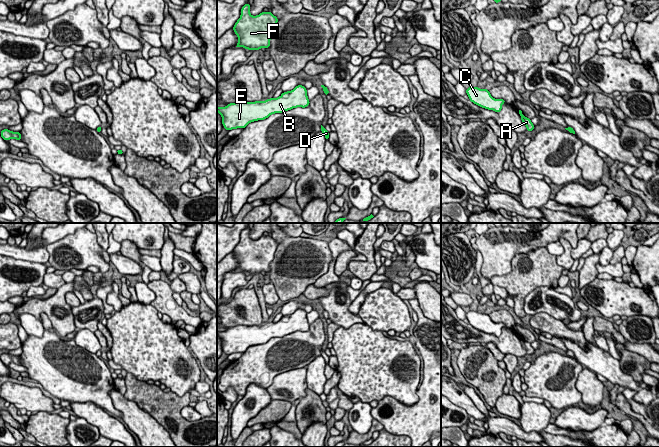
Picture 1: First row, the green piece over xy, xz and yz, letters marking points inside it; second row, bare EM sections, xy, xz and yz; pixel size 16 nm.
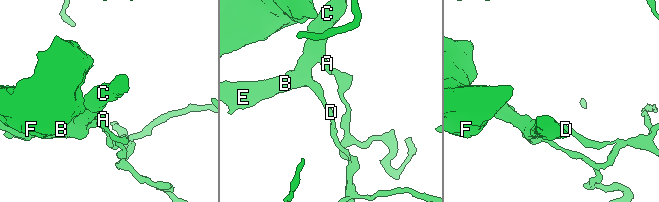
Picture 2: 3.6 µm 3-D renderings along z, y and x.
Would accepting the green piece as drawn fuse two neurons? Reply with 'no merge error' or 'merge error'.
merge error

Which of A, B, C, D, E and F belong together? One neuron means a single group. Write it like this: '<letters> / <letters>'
A D / B C E F

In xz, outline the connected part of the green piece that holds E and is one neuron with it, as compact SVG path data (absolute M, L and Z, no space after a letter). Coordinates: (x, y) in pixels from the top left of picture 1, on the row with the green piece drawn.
M297 85L293 90L283 92L278 98L229 103L226 107L217 107L217 111L222 117L223 127L230 131L244 129L249 123L264 120L271 114L283 113L297 107L306 108L309 104L307 89L303 85Z

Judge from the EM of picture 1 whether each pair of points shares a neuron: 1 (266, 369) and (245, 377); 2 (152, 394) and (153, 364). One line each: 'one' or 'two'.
1: one
2: two

